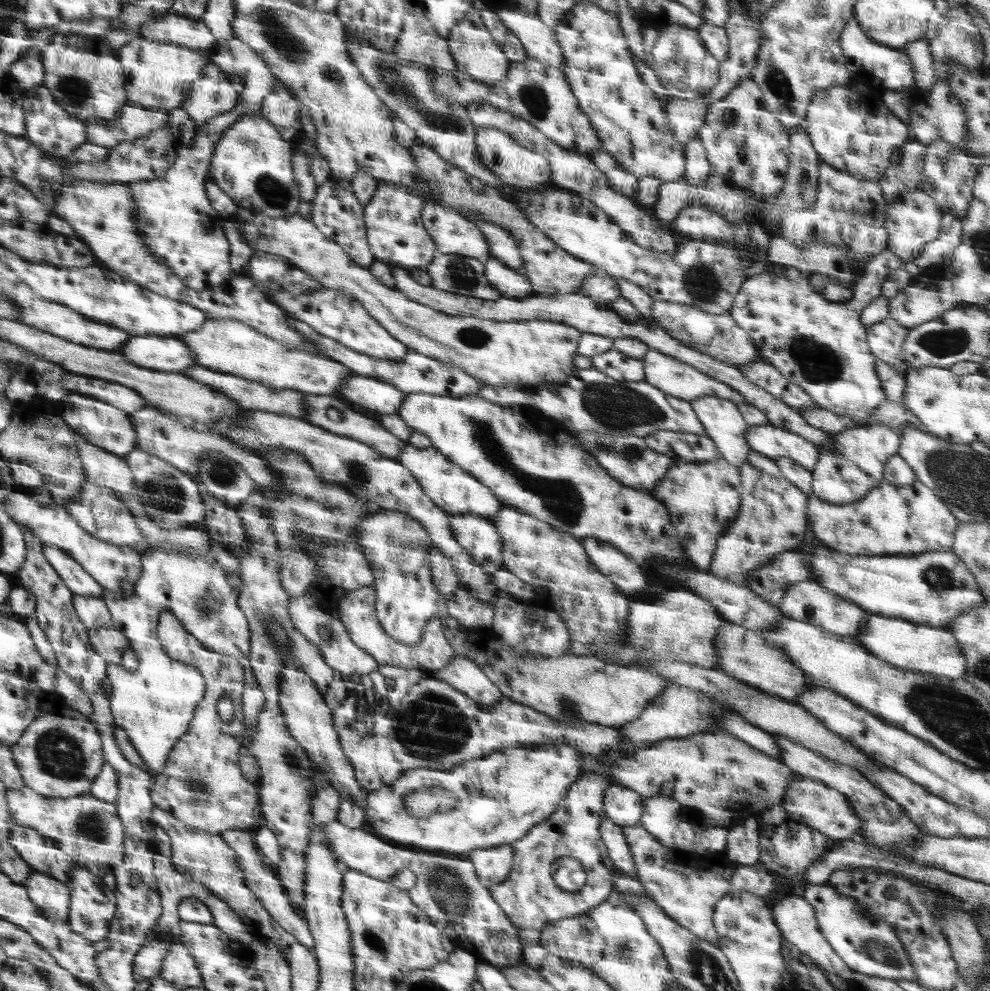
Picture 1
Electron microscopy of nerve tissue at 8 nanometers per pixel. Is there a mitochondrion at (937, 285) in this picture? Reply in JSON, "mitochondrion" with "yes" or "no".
{"mitochondrion":"no"}

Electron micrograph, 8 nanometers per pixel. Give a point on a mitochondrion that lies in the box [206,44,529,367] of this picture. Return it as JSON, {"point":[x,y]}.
{"point":[392,83]}

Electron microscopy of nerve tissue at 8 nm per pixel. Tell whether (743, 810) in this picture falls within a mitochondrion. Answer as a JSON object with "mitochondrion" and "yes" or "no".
{"mitochondrion":"no"}

